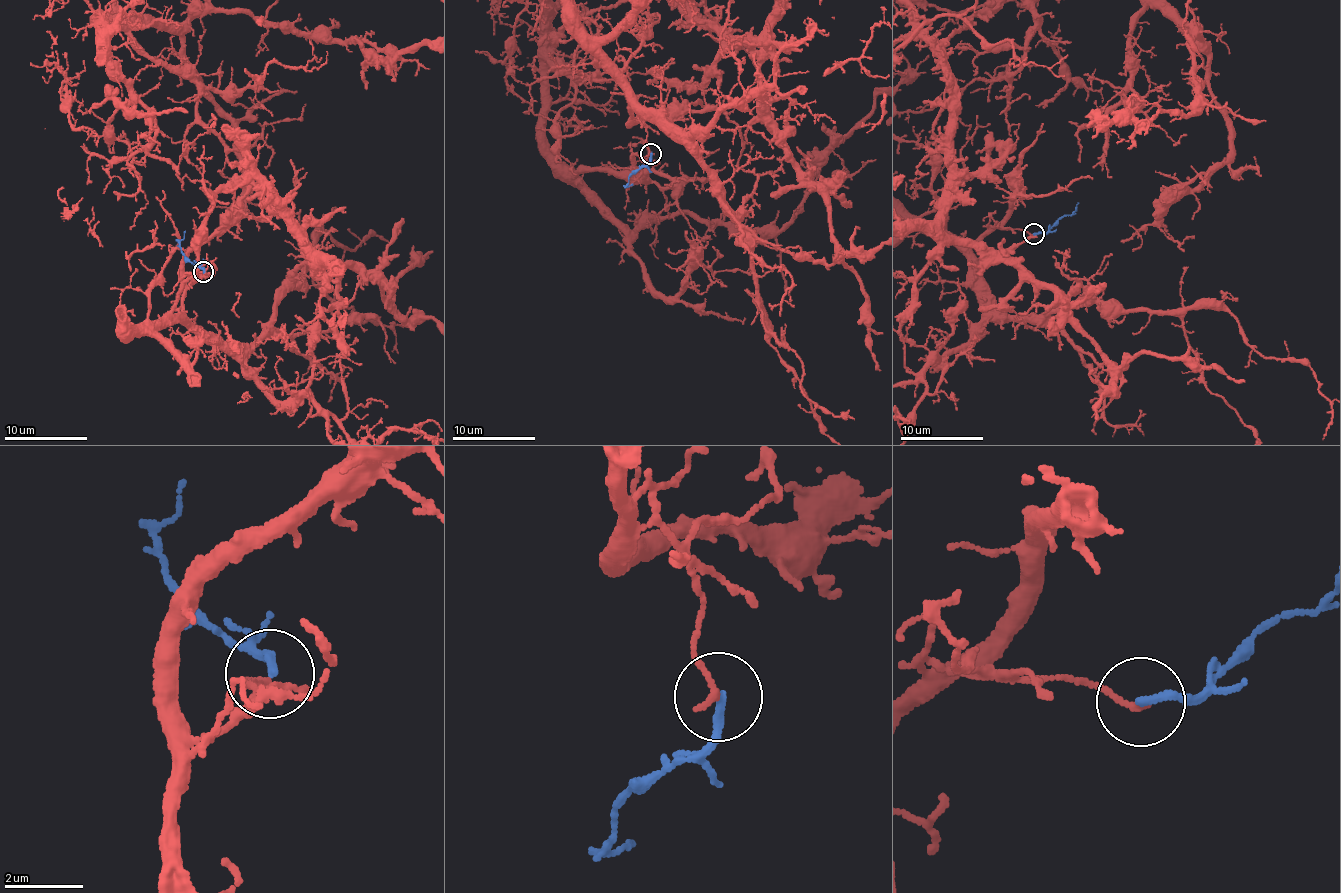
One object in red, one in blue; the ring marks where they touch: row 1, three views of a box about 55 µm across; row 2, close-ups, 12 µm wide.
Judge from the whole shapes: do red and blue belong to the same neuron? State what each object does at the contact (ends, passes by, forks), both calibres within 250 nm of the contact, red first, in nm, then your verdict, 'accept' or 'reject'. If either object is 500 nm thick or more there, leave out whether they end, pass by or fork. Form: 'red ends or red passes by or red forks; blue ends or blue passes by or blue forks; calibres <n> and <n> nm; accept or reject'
red ends; blue ends; calibres 180 and 240 nm; reject

